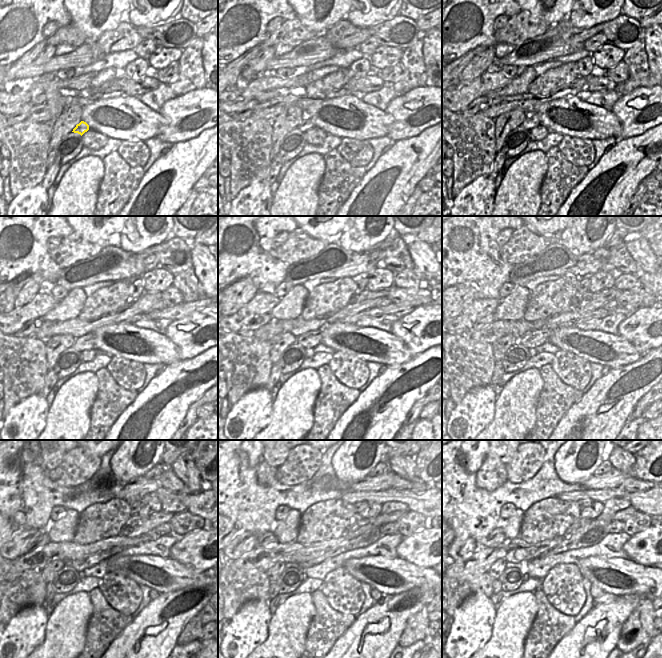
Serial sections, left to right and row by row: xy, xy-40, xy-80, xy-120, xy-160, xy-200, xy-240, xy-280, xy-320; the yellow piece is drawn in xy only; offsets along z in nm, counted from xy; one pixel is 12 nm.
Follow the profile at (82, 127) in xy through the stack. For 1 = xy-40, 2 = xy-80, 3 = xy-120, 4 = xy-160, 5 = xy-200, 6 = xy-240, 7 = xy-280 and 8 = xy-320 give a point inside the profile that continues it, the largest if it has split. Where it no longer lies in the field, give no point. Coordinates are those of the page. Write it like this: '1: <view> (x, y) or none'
1: xy-40 (306, 124)
2: xy-80 (531, 120)
3: xy-120 (87, 342)
4: xy-160 (311, 339)
5: xy-200 (531, 339)
6: xy-240 (80, 565)
7: xy-280 (372, 535)
8: xy-320 (591, 534)

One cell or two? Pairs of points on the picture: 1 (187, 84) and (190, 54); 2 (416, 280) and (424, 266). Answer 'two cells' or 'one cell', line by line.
1: one cell
2: two cells

